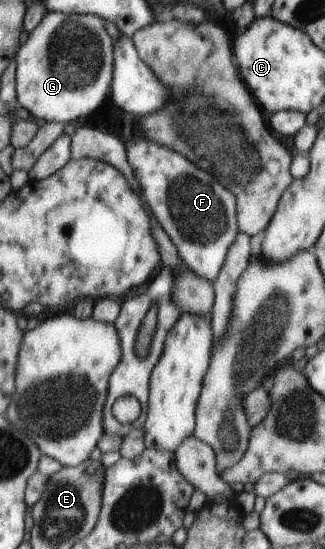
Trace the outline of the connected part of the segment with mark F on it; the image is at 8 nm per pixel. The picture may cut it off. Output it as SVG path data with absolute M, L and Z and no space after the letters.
M178 19L153 23L138 30L132 39L140 59L167 86L168 99L159 110L140 117L142 133L154 143L128 143L126 157L139 183L143 201L176 246L183 264L197 276L212 282L239 231L252 237L269 226L280 197L295 180L290 174L292 157L272 135L270 125L264 123L259 105L254 103L234 67L226 33L212 21L202 21L198 25L182 24Z

